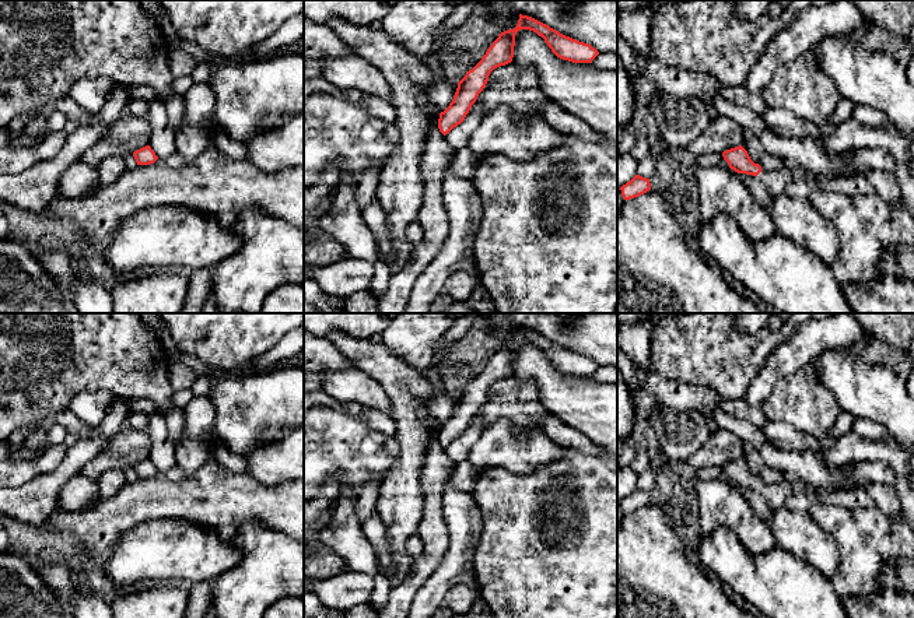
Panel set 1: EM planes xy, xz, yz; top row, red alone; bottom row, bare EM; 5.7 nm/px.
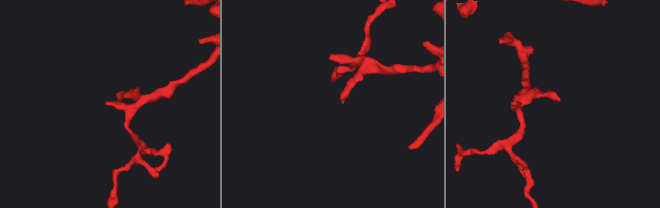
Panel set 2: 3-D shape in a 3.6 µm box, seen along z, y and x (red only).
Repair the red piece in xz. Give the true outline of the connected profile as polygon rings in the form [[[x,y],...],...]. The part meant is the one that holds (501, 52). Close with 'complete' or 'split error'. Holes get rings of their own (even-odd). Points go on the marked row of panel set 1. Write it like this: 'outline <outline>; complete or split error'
outline [[[519,14],[516,27],[501,32],[481,60],[458,82],[452,102],[440,113],[438,129],[444,136],[465,120],[479,94],[486,87],[490,73],[512,62],[515,35],[521,29],[536,32],[544,39],[551,52],[563,60],[592,63],[599,55],[589,43],[565,36],[532,17]]]; complete

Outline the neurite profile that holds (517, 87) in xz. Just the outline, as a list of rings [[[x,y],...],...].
[[[514,63],[494,69],[476,101],[484,115],[498,105],[507,105],[518,122],[543,119],[542,108],[551,102],[539,85],[537,71]]]

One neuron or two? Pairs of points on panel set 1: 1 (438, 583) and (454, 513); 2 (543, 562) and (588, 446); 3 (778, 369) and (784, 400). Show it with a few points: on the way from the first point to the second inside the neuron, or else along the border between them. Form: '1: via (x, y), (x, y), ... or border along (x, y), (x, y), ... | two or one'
1: via (455, 566), (458, 562), (458, 530) | one
2: border along (564, 446), (584, 452), (602, 452) | two
3: border along (806, 367), (784, 376), (762, 406) | two

